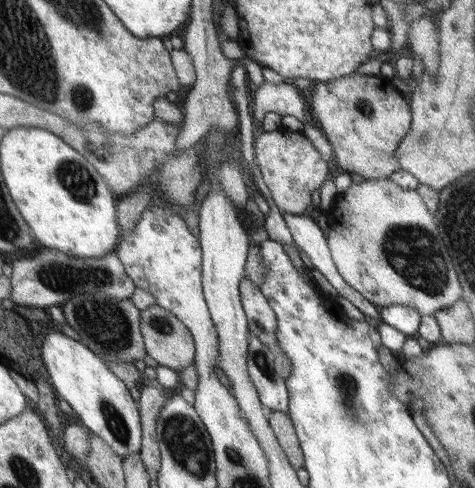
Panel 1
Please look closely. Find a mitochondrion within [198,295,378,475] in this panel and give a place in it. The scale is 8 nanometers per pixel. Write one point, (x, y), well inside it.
(346, 385)

